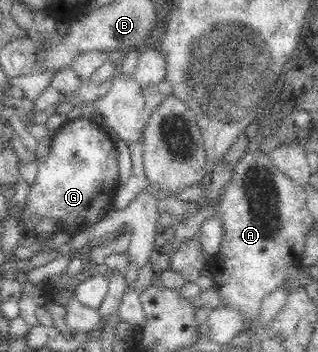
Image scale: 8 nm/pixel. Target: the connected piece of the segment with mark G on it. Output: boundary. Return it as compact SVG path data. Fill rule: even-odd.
M91 118L69 120L53 136L45 160L36 163L36 178L30 184L24 206L17 209L24 237L39 238L36 226L45 219L55 223L68 238L77 233L67 232L93 227L112 210L110 204L119 176L115 137Z

